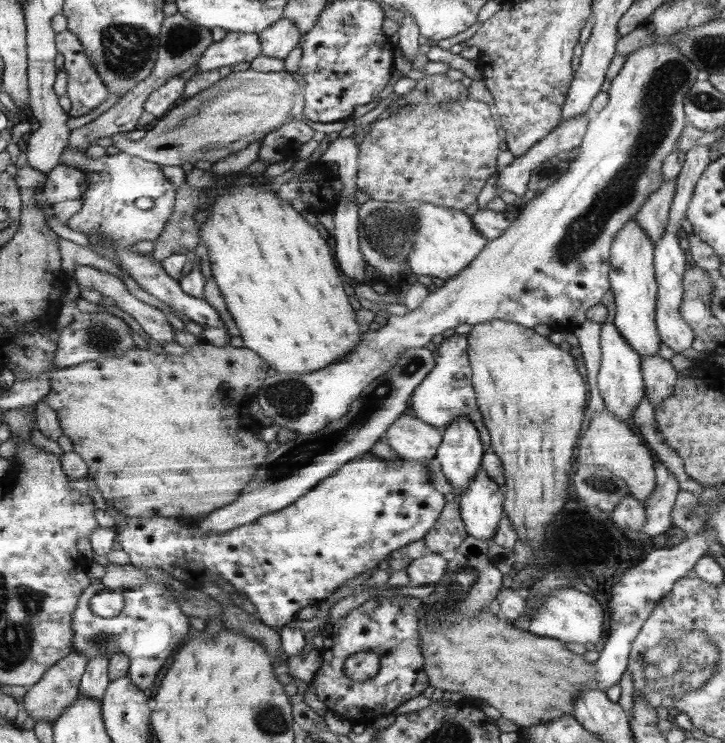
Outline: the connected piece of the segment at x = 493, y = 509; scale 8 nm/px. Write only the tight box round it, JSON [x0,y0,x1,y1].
[457,469,505,540]

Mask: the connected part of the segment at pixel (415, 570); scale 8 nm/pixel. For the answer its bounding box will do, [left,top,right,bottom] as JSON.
[406,553,446,585]

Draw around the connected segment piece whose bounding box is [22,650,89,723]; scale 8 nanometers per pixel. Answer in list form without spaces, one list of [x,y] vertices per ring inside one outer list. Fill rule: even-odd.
[[[74,650],[69,656],[62,658],[50,668],[36,685],[27,688],[22,707],[32,717],[32,720],[47,720],[53,723],[60,718],[65,710],[79,698],[81,678],[84,676],[88,664],[89,660]]]

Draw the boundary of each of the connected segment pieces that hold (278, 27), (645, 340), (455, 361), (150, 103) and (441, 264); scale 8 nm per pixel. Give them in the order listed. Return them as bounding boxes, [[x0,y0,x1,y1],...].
[[258,16,301,60],[609,215,662,358],[409,333,491,450],[143,75,185,118],[410,202,490,281]]

